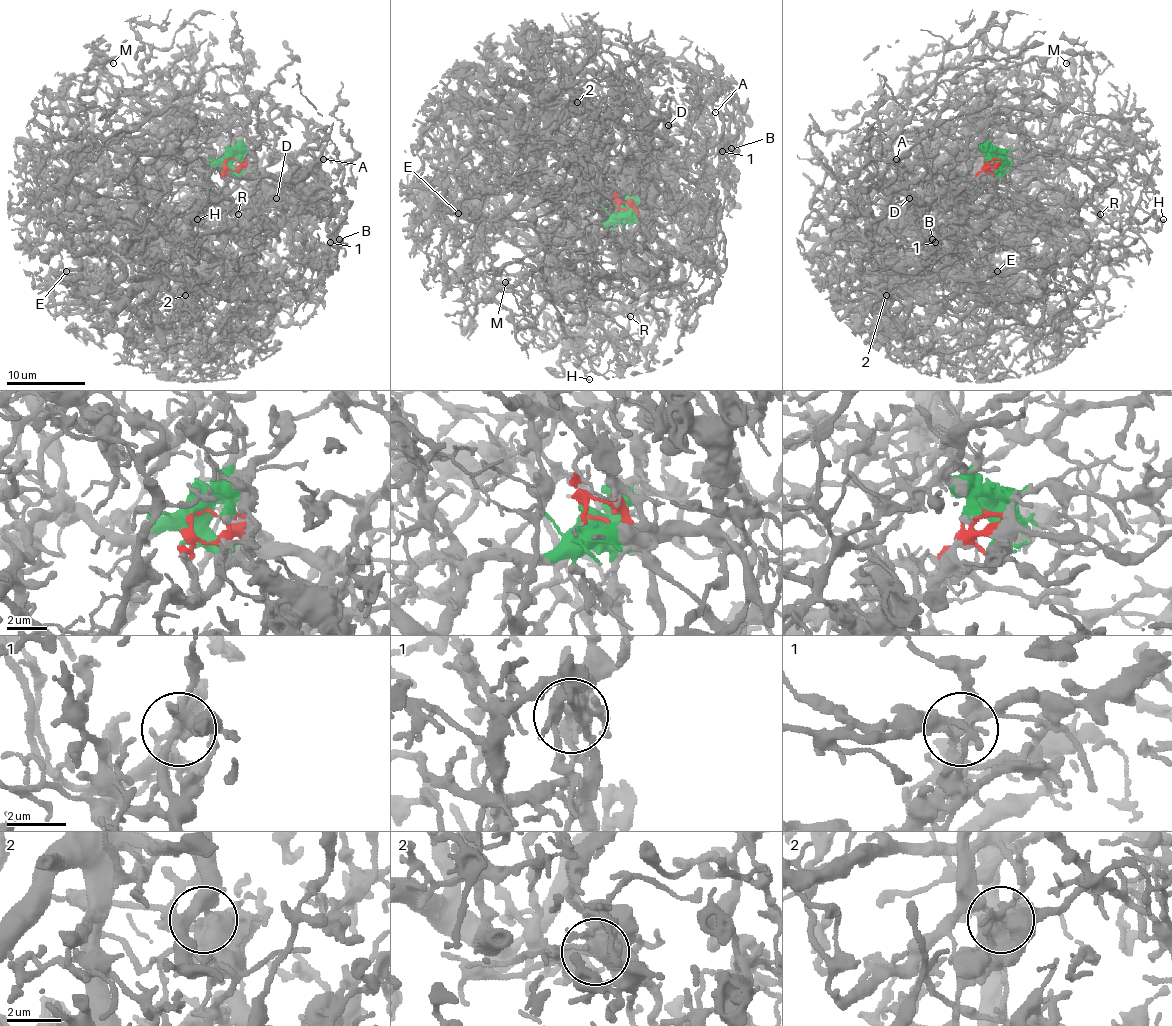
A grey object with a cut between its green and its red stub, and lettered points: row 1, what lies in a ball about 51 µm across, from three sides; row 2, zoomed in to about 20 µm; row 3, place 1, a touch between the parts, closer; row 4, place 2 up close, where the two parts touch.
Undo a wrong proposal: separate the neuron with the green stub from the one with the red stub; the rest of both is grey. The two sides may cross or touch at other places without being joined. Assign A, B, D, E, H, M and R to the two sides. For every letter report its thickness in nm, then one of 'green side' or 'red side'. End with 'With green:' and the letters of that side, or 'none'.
A: 160 nm thick; red side
B: 140 nm thick; red side
D: 240 nm thick; red side
E: 180 nm thick; red side
H: 150 nm thick; green side
M: 150 nm thick; green side
R: 180 nm thick; green side
With green: H, M, R

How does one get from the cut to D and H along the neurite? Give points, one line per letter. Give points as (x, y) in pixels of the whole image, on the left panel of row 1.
D: (226, 158), (226, 192), (177, 237), (240, 233), (252, 204), (288, 206), (314, 178), (316, 206), (276, 198)
H: (226, 158), (211, 166), (171, 160), (157, 182), (161, 206), (193, 208), (197, 219)

